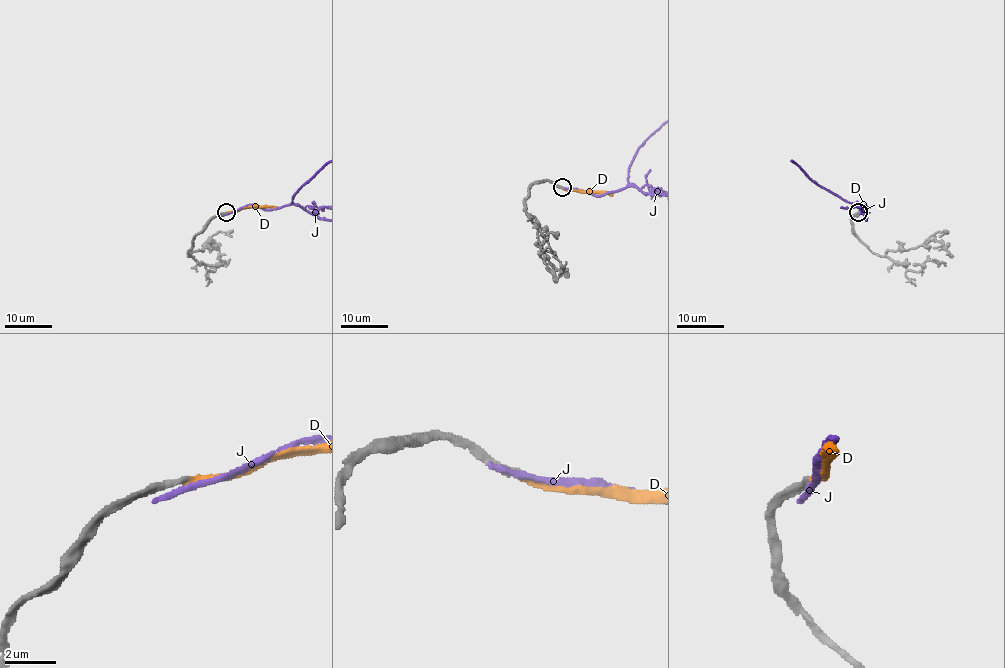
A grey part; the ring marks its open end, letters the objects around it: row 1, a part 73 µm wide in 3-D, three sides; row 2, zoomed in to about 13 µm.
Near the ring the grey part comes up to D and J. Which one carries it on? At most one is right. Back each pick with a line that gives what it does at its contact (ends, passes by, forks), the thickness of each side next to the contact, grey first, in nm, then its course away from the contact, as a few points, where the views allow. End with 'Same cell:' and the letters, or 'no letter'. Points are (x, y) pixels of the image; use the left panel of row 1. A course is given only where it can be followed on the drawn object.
D: it ends; calibres 280 and 240 nm; course (226, 213), (251, 207), (277, 208)
Same cell: D

